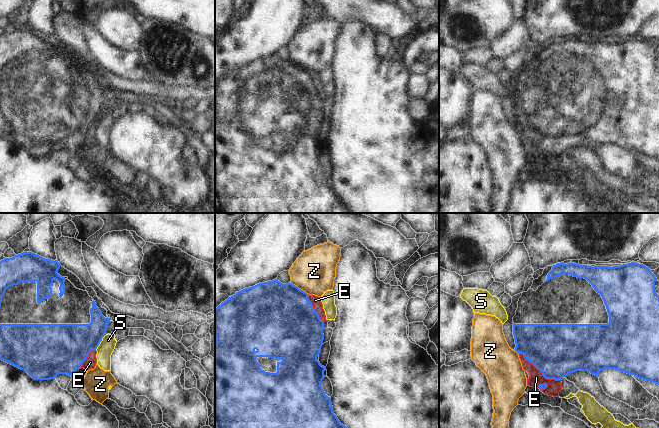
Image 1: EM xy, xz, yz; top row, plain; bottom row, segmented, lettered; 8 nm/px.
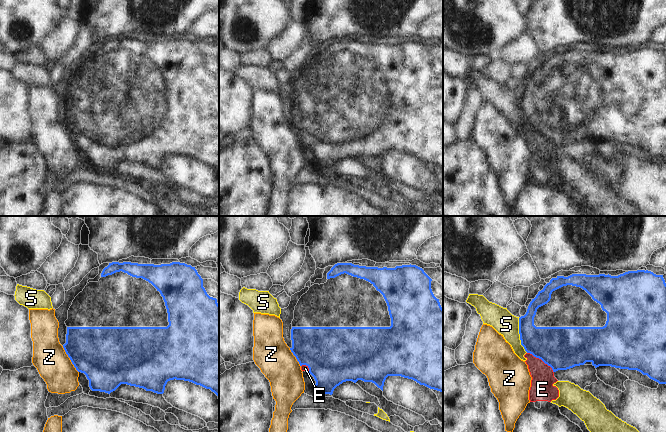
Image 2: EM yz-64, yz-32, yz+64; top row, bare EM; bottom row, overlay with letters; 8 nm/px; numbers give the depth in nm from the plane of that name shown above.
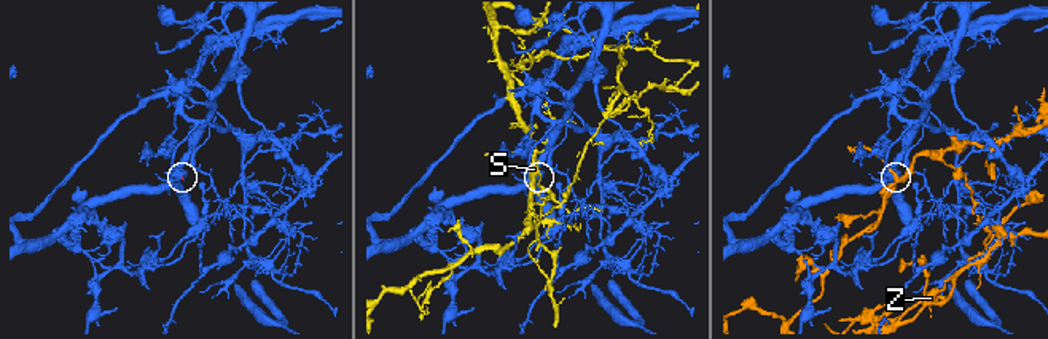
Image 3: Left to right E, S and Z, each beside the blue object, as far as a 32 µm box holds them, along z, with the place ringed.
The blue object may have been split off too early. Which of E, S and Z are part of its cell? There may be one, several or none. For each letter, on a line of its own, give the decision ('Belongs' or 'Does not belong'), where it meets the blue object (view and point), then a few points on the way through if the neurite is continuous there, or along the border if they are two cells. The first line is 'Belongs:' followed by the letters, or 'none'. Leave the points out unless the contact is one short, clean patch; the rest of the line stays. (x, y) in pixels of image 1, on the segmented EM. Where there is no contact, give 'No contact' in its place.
Belongs: E
E: Belongs. Touches blue at yz (540, 370). Path across: yz (557, 350), (540, 370), (536, 377)
S: Does not belong. Touches blue at xy (100, 341)
Z: Does not belong. Touches blue at xz (300, 289)

